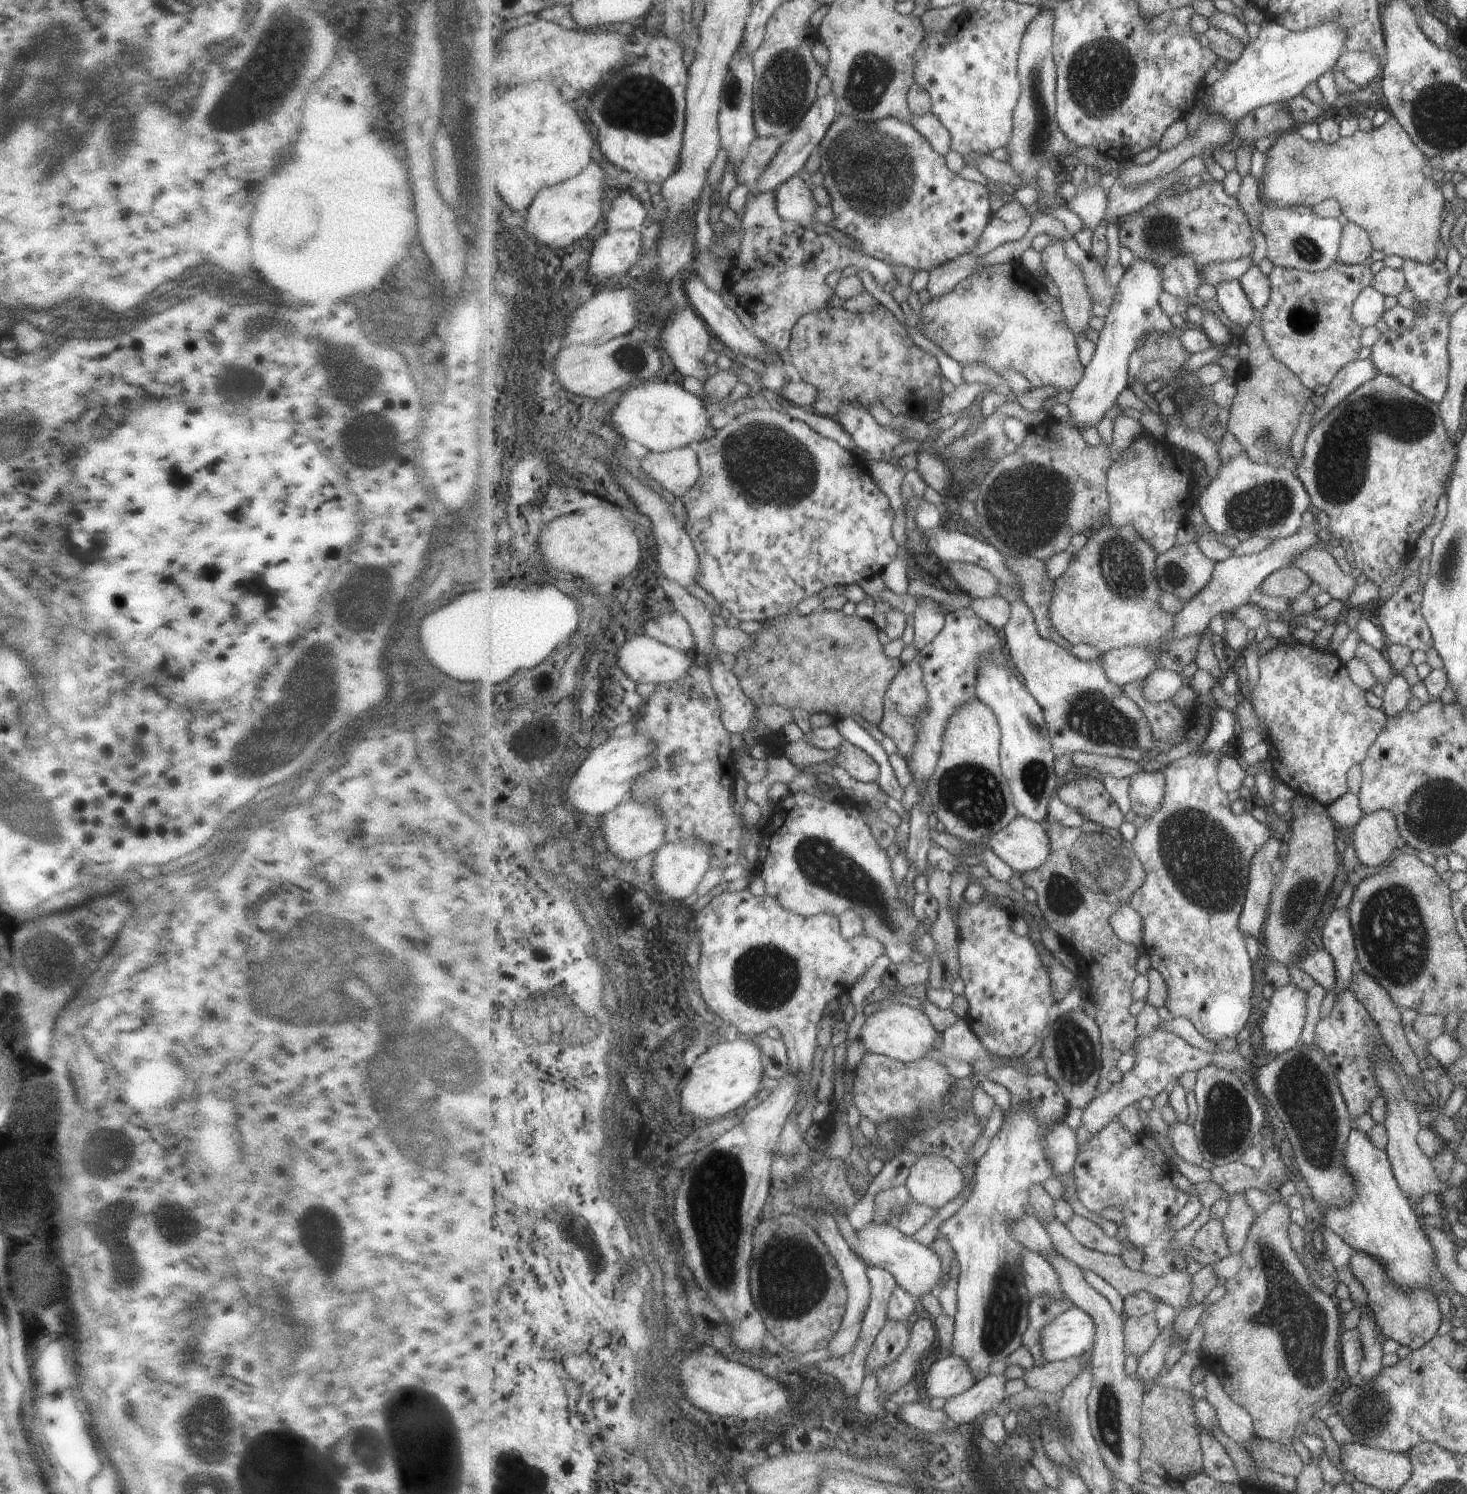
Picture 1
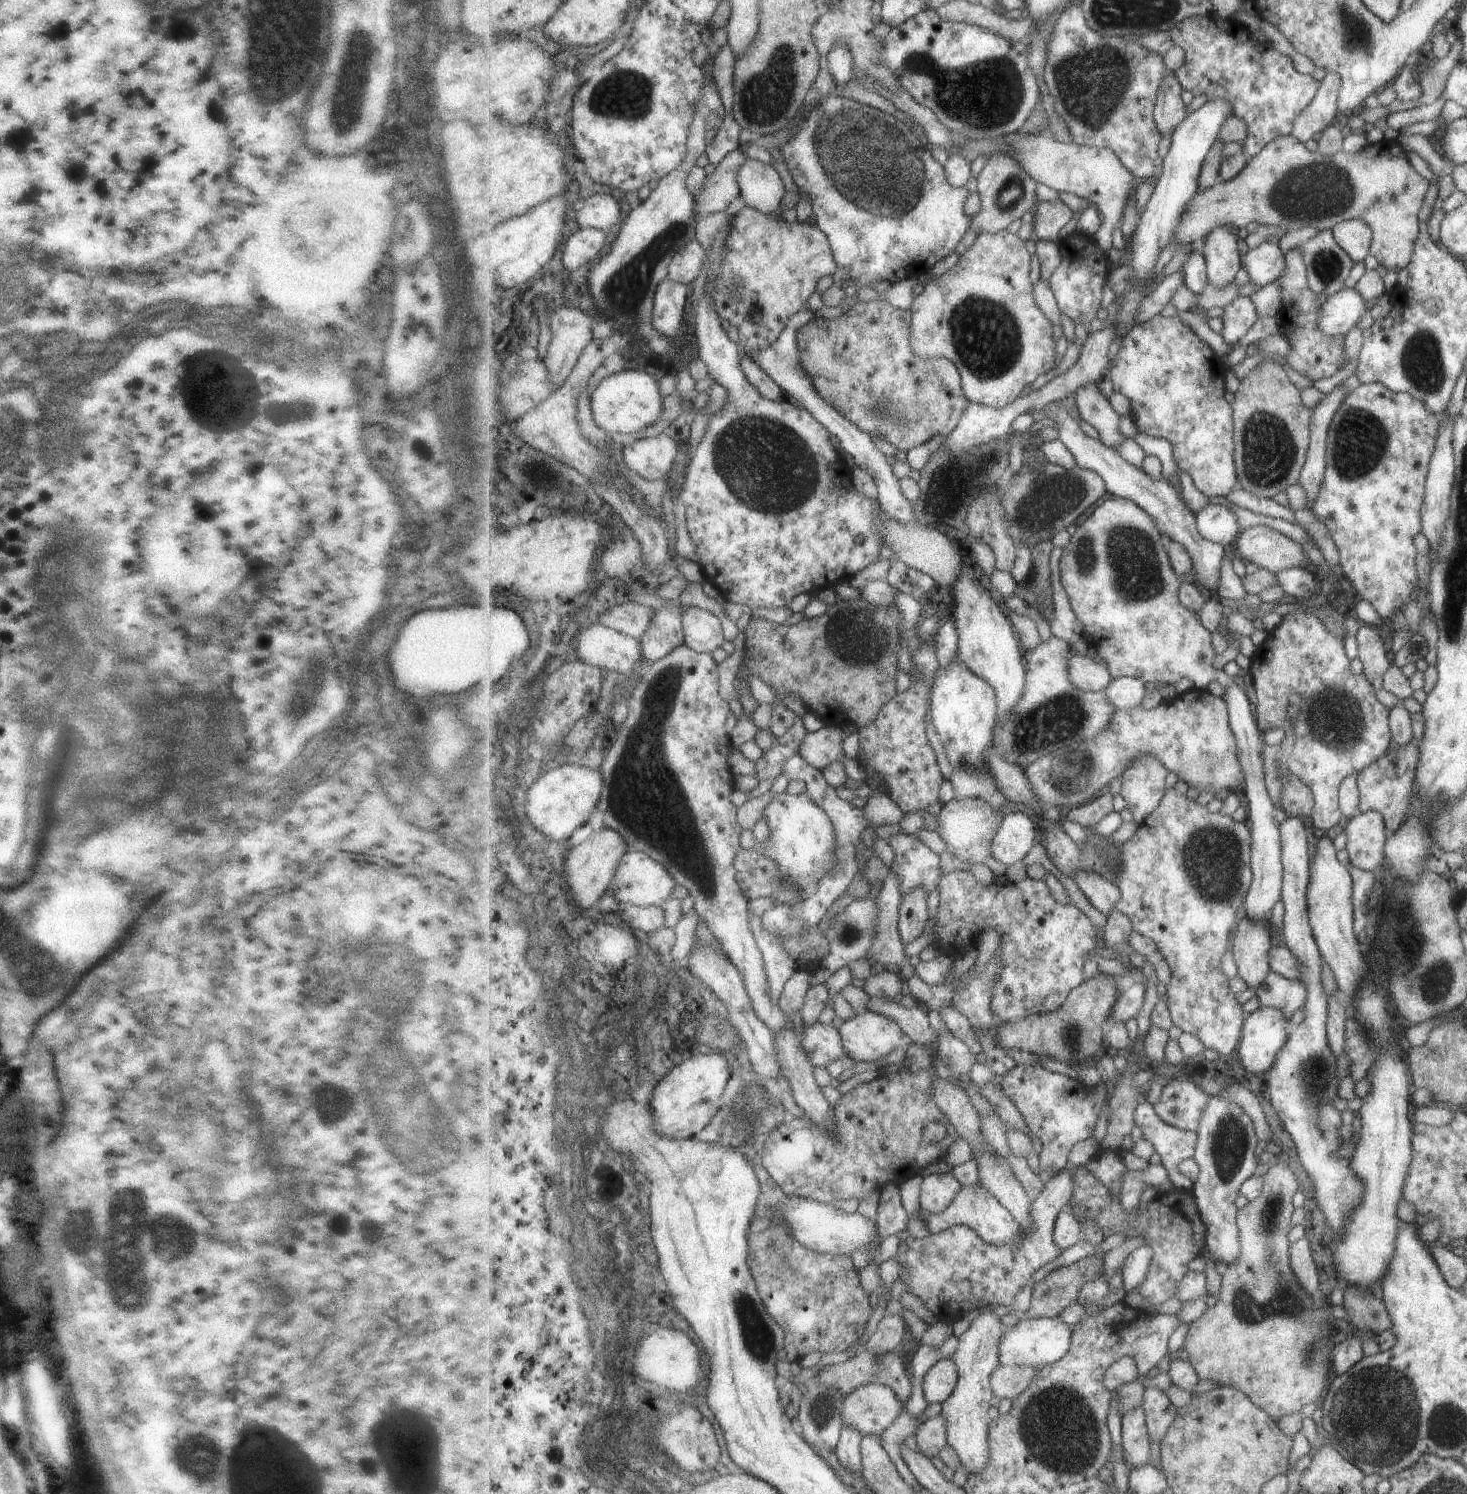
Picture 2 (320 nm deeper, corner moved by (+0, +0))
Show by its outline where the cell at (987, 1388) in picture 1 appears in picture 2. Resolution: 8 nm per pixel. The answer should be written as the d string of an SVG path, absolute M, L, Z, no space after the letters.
M941 1414L921 1423L914 1435L917 1448L925 1456L937 1456L948 1444L947 1421Z

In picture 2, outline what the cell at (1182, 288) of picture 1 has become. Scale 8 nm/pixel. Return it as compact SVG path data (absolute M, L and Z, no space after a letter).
M1173 73L1168 74L1164 80L1163 87L1160 88L1159 98L1154 111L1154 119L1160 131L1164 134L1174 130L1185 120L1187 116L1187 105L1181 98L1182 87L1178 76Z

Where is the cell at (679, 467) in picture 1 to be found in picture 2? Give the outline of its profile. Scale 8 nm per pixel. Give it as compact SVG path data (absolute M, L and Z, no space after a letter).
M664 432L656 437L637 439L623 448L623 462L628 469L647 480L665 479L679 456L680 445Z

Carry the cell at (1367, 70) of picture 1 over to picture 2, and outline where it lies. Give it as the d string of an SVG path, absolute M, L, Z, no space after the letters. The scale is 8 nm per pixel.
M1338 72L1326 73L1316 98L1297 116L1292 135L1303 144L1317 138L1329 125L1341 121L1338 107L1341 77Z

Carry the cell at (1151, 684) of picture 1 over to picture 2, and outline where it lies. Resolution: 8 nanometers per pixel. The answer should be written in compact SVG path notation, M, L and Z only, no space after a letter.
M1119 677L1113 679L1104 691L1109 702L1119 711L1138 707L1147 694L1147 686L1137 677Z

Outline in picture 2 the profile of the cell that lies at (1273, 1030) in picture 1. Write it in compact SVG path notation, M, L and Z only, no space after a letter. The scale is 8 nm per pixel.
M1259 1006L1246 1017L1243 1031L1241 1031L1240 1047L1237 1050L1237 1056L1241 1060L1243 1068L1247 1072L1249 1071L1253 1077L1265 1077L1265 1074L1276 1063L1280 1051L1288 1042L1290 1035L1288 1026L1289 1020L1284 1015L1284 1012L1275 1007Z

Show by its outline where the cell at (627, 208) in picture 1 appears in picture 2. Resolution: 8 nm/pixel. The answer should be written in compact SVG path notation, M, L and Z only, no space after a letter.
M601 193L587 197L577 210L576 220L579 228L611 230L615 224L621 224L624 212L614 196Z

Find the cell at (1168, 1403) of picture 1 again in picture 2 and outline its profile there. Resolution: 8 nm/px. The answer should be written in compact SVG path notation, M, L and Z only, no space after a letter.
M1147 1387L1142 1407L1145 1411L1150 1440L1161 1444L1178 1415L1178 1407L1171 1404L1164 1390Z

